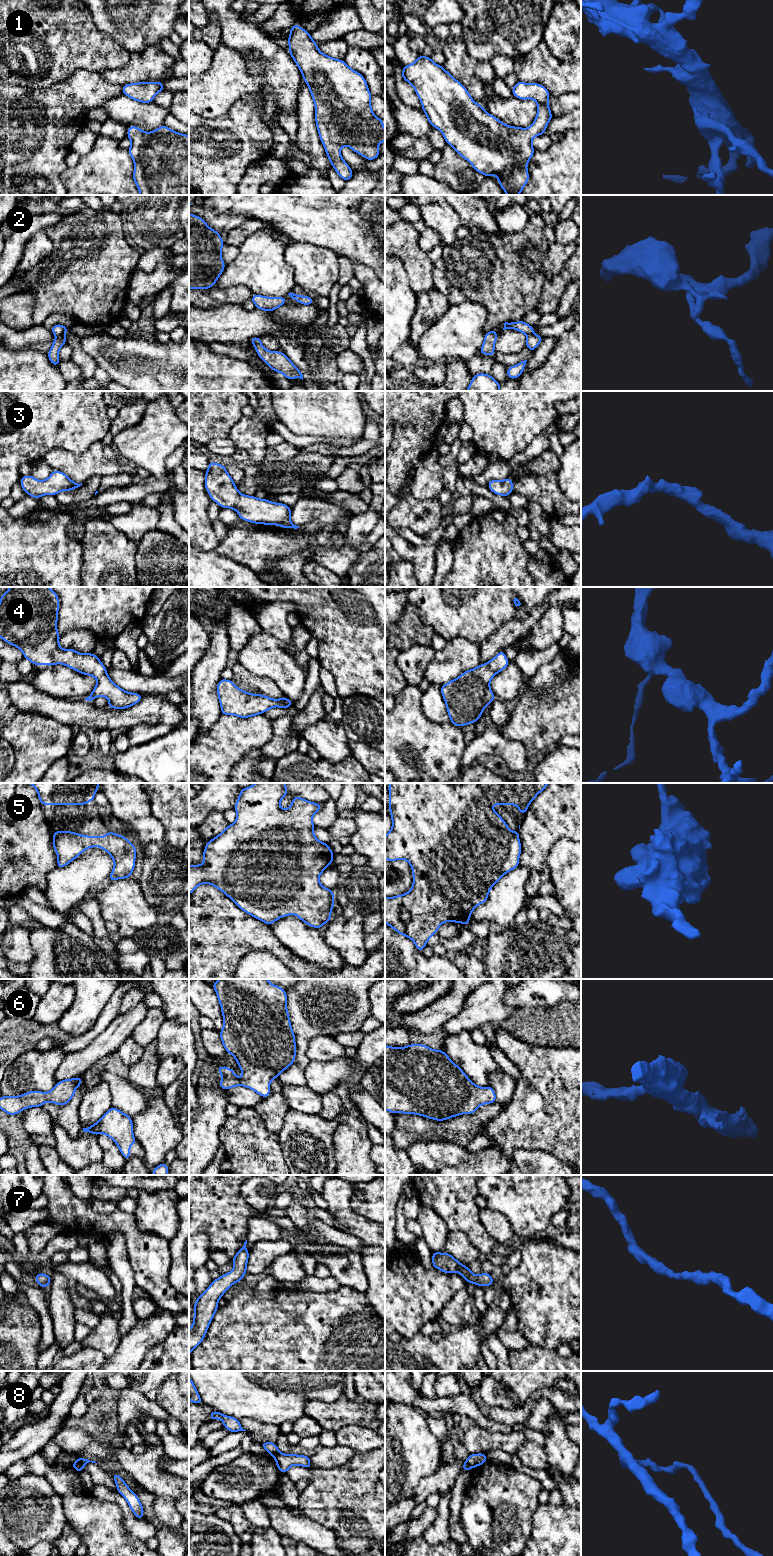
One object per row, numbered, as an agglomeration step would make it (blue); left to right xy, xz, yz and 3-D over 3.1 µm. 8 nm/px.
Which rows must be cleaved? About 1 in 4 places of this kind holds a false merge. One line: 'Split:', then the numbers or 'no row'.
Split: 2, 8

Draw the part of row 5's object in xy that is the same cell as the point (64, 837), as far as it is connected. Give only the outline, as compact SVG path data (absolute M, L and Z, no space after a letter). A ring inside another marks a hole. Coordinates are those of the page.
M53 831L57 868L63 868L88 848L101 847L114 861L109 882L131 878L135 868L136 847L123 835L108 831L104 836L87 836L72 831Z

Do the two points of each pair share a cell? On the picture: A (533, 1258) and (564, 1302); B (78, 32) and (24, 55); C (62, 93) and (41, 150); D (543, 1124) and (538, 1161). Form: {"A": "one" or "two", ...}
{"A": "one", "B": "one", "C": "one", "D": "two"}

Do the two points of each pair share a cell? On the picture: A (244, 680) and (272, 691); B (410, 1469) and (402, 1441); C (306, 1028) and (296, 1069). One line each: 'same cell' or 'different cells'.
A: same cell
B: same cell
C: same cell

